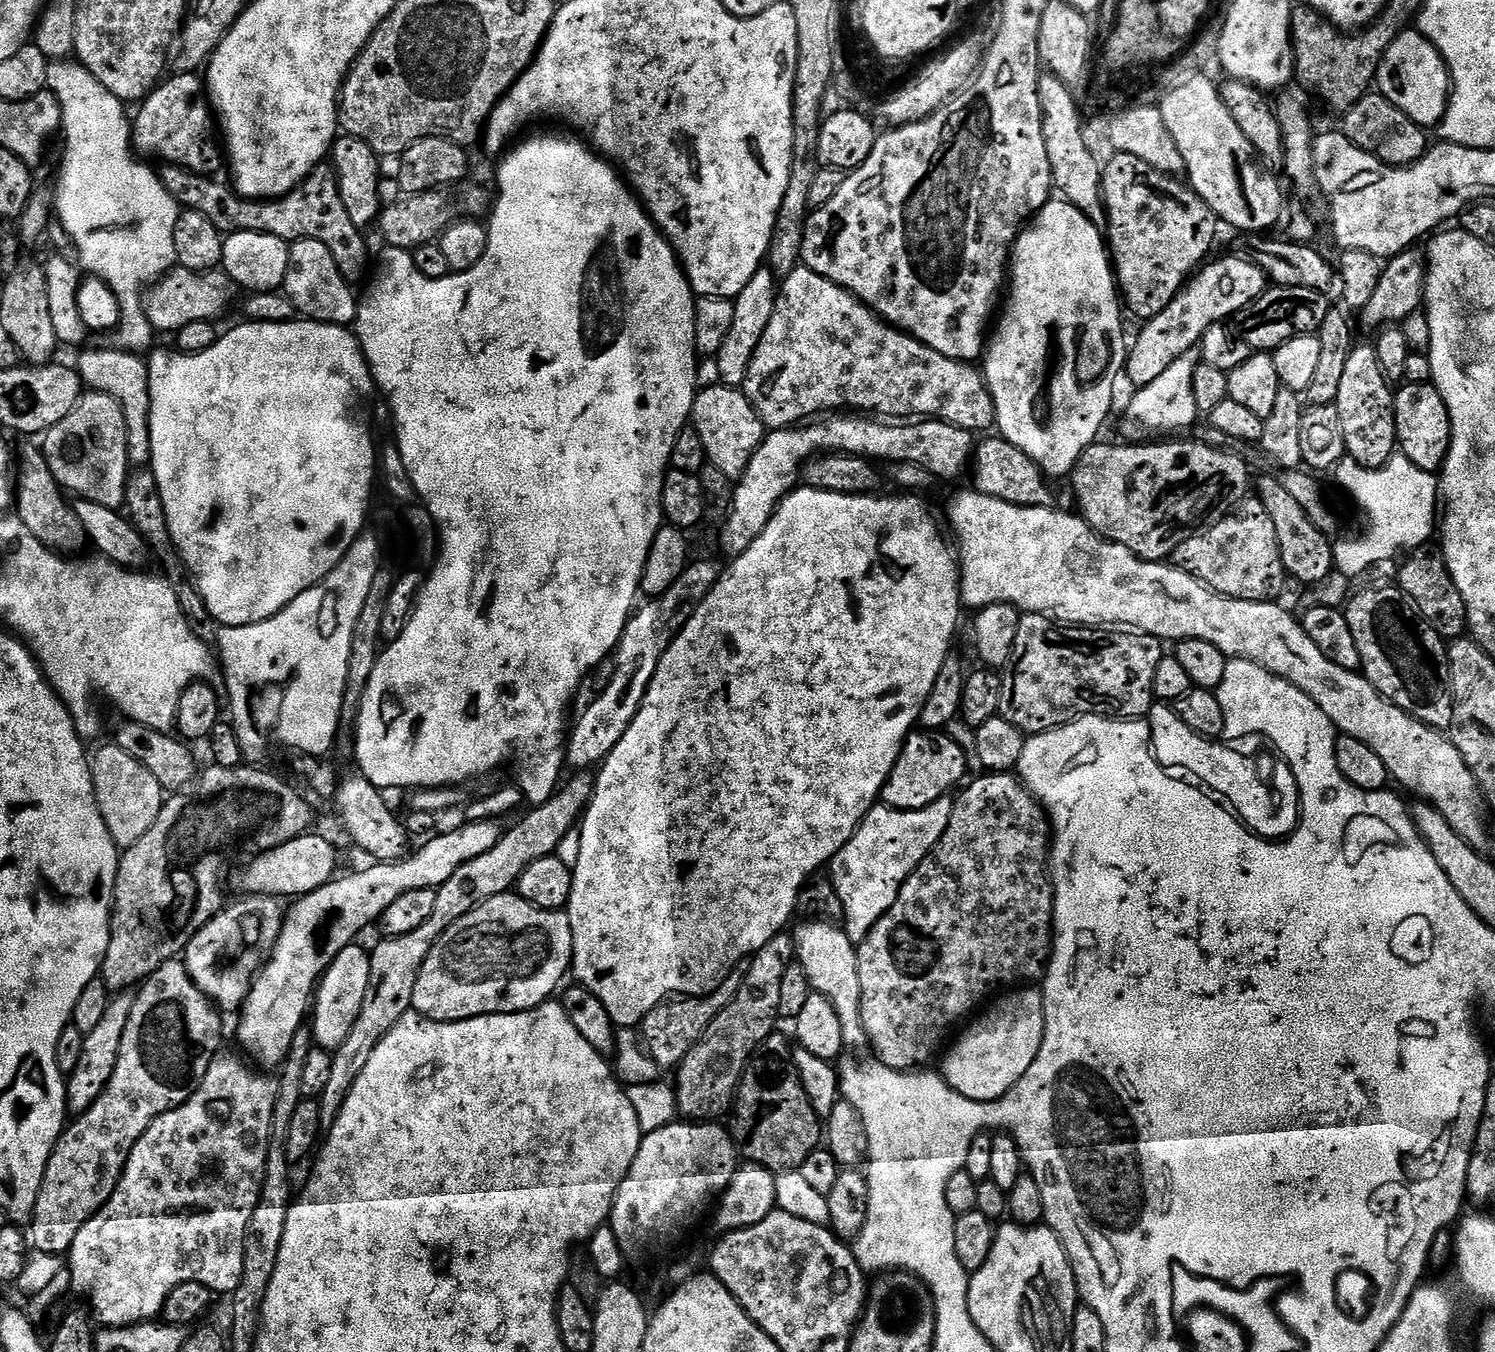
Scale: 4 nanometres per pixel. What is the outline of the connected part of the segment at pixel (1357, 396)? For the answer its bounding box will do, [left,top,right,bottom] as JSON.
[1334,343,1397,468]

